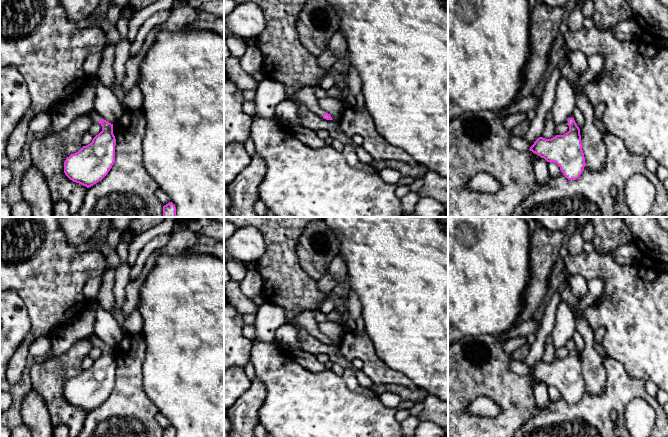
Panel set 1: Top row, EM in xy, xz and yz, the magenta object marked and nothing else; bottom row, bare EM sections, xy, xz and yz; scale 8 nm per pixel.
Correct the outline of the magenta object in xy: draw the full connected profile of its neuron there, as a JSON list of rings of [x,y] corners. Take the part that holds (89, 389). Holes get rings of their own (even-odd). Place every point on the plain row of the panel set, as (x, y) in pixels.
[[[97,336],[86,338],[93,347],[99,347],[102,355],[92,366],[71,378],[64,386],[64,397],[73,406],[87,412],[101,405],[115,386],[116,363],[113,348],[104,344]]]

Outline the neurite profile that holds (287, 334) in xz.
[[[287,322],[276,330],[275,340],[285,344],[290,350],[300,349],[300,340],[297,329],[294,325]]]

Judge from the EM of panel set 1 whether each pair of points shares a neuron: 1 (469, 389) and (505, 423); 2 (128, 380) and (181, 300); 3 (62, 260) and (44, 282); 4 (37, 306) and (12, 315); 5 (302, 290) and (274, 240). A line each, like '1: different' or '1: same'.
1: same
2: different
3: same
4: different
5: same

